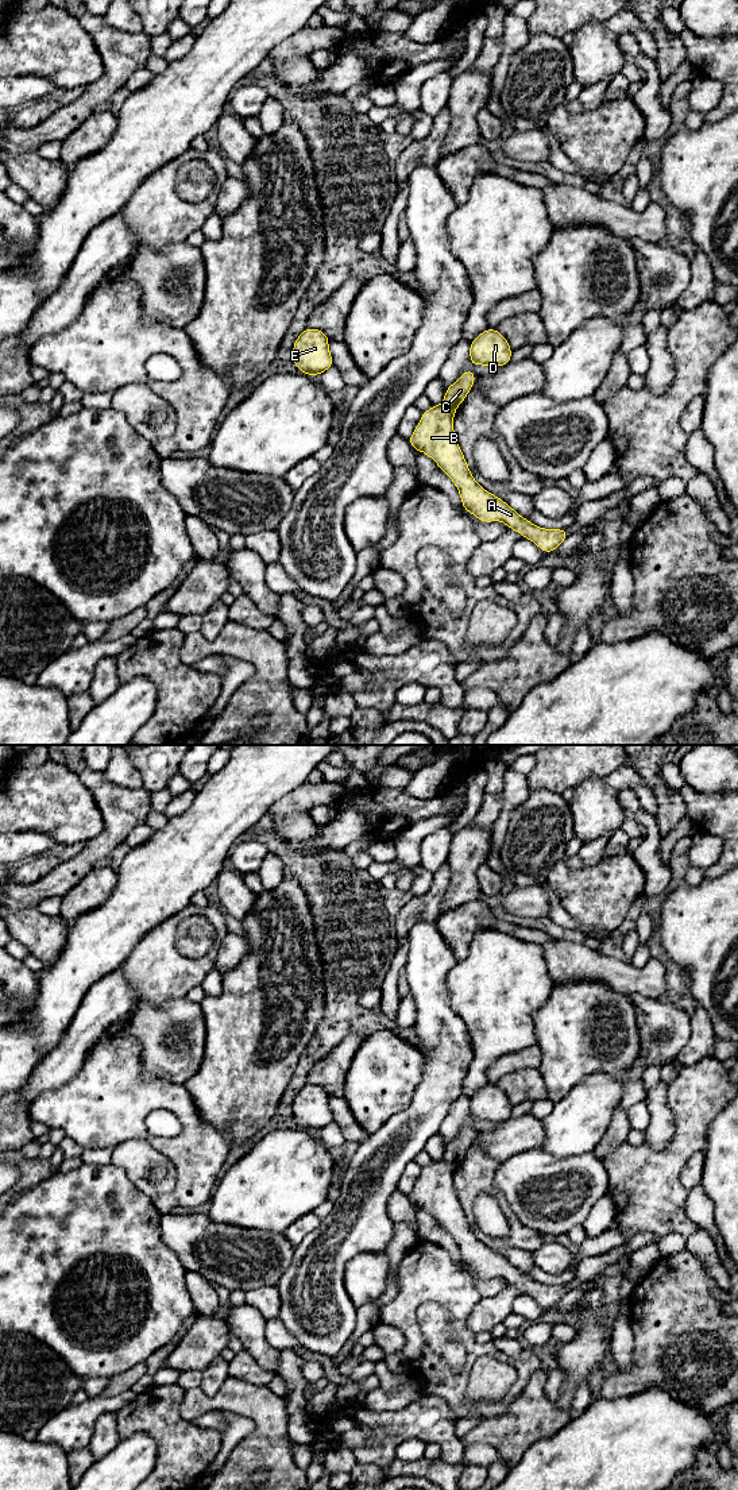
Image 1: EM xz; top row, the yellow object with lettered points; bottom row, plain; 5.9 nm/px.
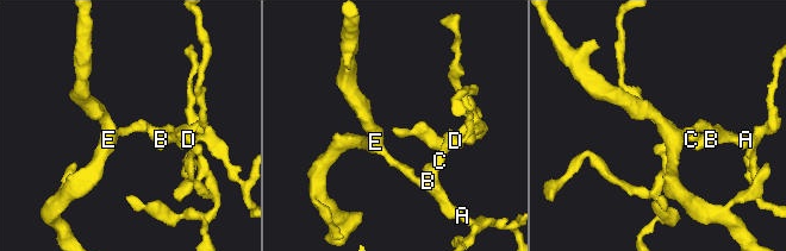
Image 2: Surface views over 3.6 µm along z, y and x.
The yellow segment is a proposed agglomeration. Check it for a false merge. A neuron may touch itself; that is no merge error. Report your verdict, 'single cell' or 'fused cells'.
fused cells

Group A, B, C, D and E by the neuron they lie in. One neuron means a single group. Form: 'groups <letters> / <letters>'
groups A B E / C D

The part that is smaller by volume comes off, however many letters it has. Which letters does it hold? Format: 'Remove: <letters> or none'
Remove: C, D

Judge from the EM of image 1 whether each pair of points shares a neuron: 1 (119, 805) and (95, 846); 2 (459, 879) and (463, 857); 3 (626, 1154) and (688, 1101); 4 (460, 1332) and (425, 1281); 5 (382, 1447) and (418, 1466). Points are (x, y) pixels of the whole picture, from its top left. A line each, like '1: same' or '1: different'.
1: same
2: same
3: same
4: same
5: different

